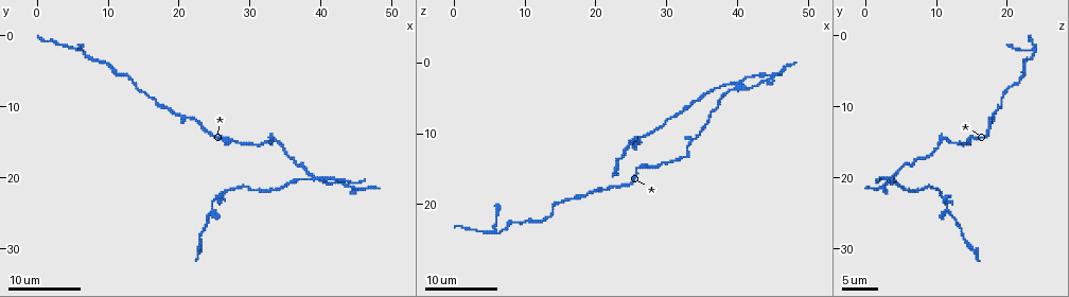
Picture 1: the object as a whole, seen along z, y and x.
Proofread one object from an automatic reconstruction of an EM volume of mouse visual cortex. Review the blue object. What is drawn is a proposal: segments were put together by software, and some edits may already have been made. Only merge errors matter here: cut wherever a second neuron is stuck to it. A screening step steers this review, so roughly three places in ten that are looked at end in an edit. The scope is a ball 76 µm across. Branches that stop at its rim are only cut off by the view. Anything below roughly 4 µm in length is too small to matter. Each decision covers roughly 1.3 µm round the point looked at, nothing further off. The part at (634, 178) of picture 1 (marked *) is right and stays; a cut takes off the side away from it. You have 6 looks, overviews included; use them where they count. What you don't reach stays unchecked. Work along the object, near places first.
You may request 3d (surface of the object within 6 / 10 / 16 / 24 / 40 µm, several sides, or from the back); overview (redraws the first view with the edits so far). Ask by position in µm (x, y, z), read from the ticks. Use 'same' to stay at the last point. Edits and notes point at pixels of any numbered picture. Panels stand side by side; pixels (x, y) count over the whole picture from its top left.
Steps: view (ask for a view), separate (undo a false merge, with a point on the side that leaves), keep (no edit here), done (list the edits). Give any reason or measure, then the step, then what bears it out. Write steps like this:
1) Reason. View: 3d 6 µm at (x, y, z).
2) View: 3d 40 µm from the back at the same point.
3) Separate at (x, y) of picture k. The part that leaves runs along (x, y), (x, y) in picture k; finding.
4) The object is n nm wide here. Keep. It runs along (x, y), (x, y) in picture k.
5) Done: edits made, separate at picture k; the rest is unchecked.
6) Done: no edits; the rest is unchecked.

Thick turns thin. View: 3d 10 µm at (26.0, 14.5, 15.0).

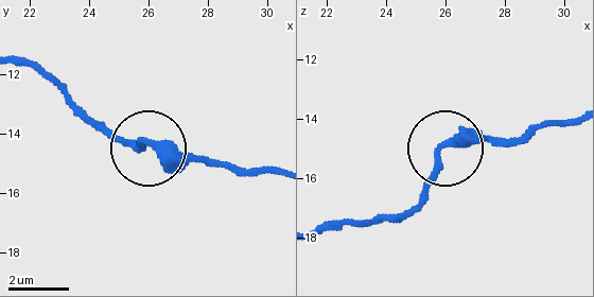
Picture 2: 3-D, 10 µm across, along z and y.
Keep. It runs along (133, 143), (162, 143), (229, 166) in picture 2; one neuron here.

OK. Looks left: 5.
Sudden change in width. View: 3d 6 µm at (21.5, 11.5, 18.0).

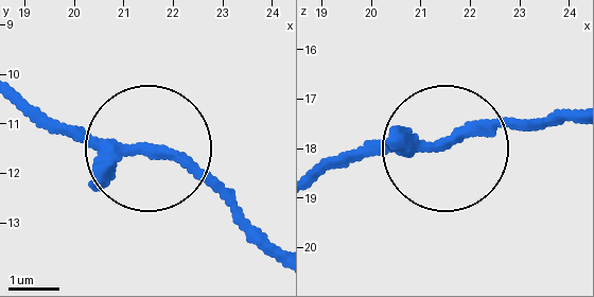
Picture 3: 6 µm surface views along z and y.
Keep. It runs along (565, 106), (329, 157) in picture 3; one neuron here.

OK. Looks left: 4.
Four or more arms meet. View: 3d 6 µm at (39.5, 20.5, 3.0).

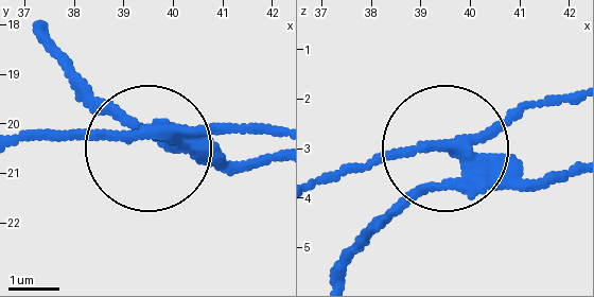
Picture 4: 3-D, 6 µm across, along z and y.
View: 3d 6 µm from the back at (39.85, 20.20, 2.95).

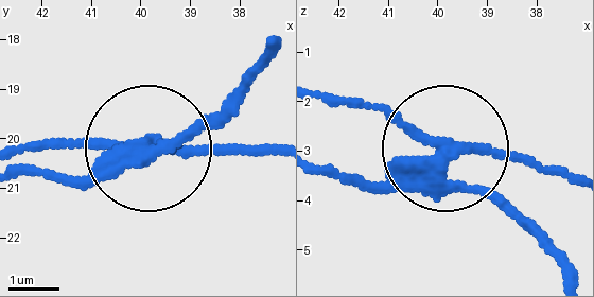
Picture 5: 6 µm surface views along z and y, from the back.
4 arms meet here. Separate at (97, 140) of picture 5. The part that leaves runs along (426, 179), (472, 154), (523, 154), (574, 175) in picture 5; a second neuron is stuck on.

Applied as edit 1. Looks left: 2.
Done: edits made, separate at picture 5; the rest is unchecked.

